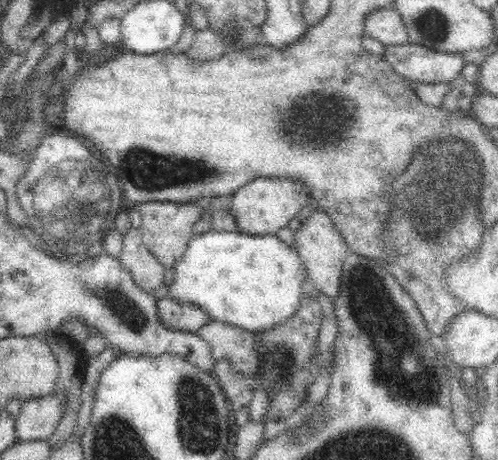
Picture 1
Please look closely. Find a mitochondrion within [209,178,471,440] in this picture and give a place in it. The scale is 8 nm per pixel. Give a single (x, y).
(372, 308)

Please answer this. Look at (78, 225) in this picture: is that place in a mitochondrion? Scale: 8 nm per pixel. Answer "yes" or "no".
yes

